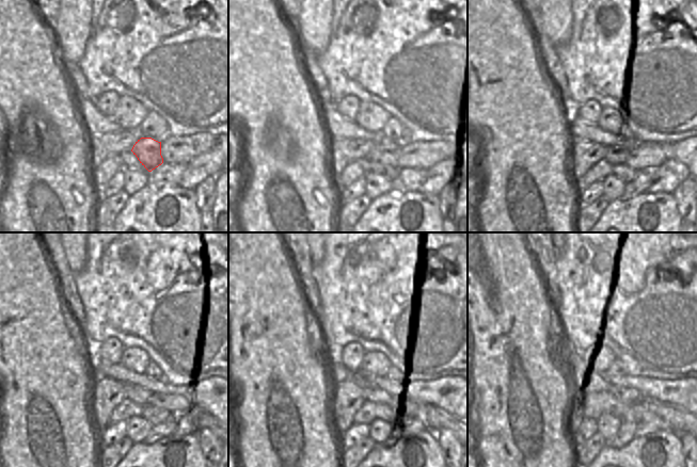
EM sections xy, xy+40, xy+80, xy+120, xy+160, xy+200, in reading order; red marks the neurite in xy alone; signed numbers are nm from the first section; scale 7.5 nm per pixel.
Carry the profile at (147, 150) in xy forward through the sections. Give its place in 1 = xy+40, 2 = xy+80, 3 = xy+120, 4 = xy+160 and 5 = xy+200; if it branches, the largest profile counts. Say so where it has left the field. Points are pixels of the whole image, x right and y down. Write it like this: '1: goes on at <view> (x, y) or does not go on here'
1: goes on at xy+40 (385, 151)
2: goes on at xy+80 (615, 156)
3: goes on at xy+120 (133, 392)
4: goes on at xy+160 (371, 392)
5: goes on at xy+200 (582, 373)

